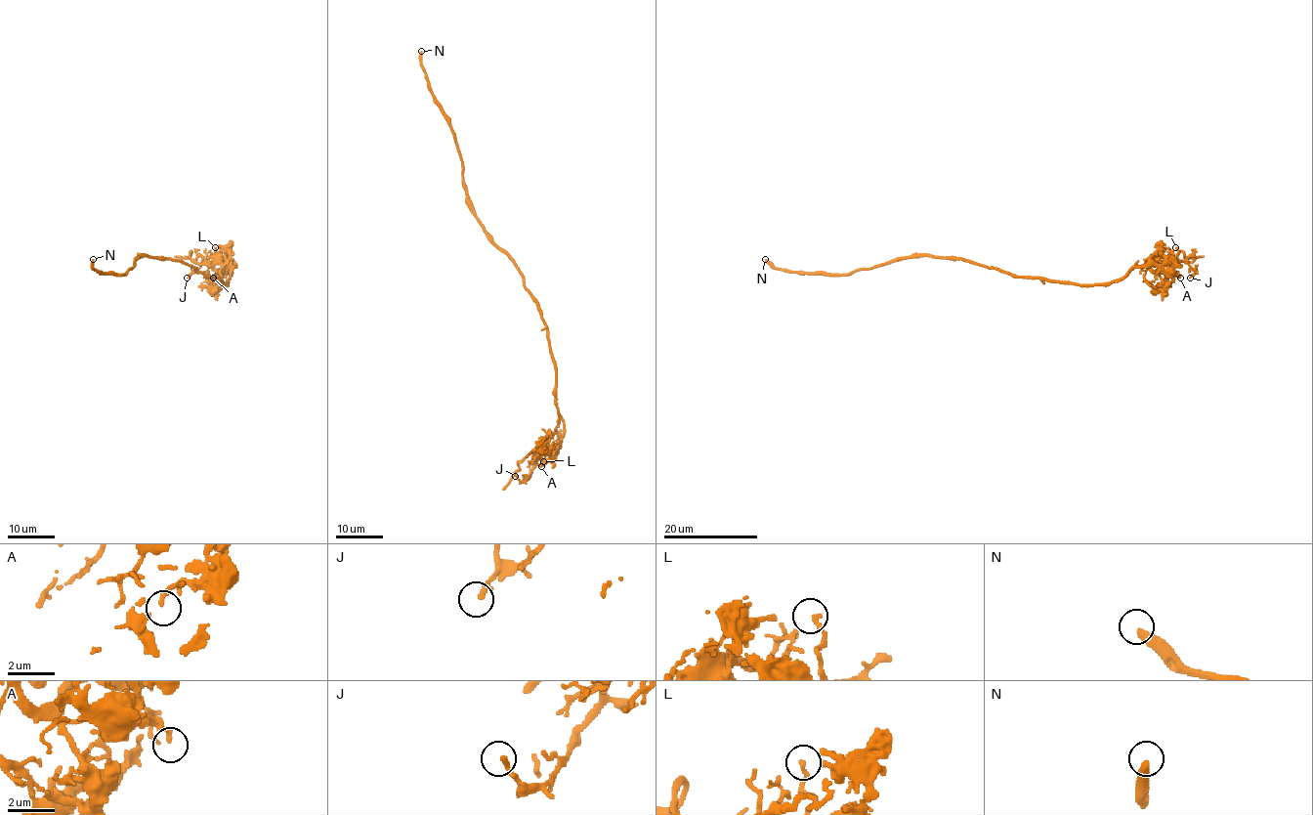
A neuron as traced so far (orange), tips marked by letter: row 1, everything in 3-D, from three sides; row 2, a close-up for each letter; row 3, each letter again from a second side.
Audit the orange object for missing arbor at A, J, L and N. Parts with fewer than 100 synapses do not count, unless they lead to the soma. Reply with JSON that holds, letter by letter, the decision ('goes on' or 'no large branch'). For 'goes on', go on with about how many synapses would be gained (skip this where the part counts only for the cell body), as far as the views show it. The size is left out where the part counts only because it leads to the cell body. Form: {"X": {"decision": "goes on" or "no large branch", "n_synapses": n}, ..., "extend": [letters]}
{"A": {"decision": "no large branch"}, "J": {"decision": "no large branch"}, "L": {"decision": "no large branch"}, "N": {"decision": "no large branch"}, "extend": []}

